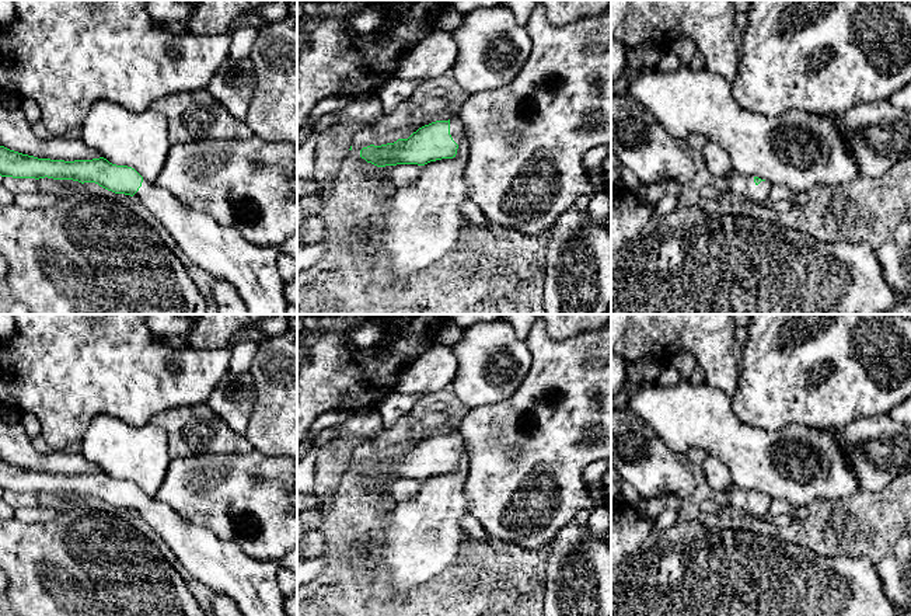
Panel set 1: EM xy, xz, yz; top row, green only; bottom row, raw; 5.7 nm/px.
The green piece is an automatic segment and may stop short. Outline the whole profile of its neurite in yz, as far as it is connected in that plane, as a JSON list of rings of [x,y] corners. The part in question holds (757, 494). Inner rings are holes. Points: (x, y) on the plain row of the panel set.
[[[733,486],[722,505],[732,516],[733,530],[758,532],[761,526],[772,523],[767,518],[771,502],[772,500],[765,494]]]

